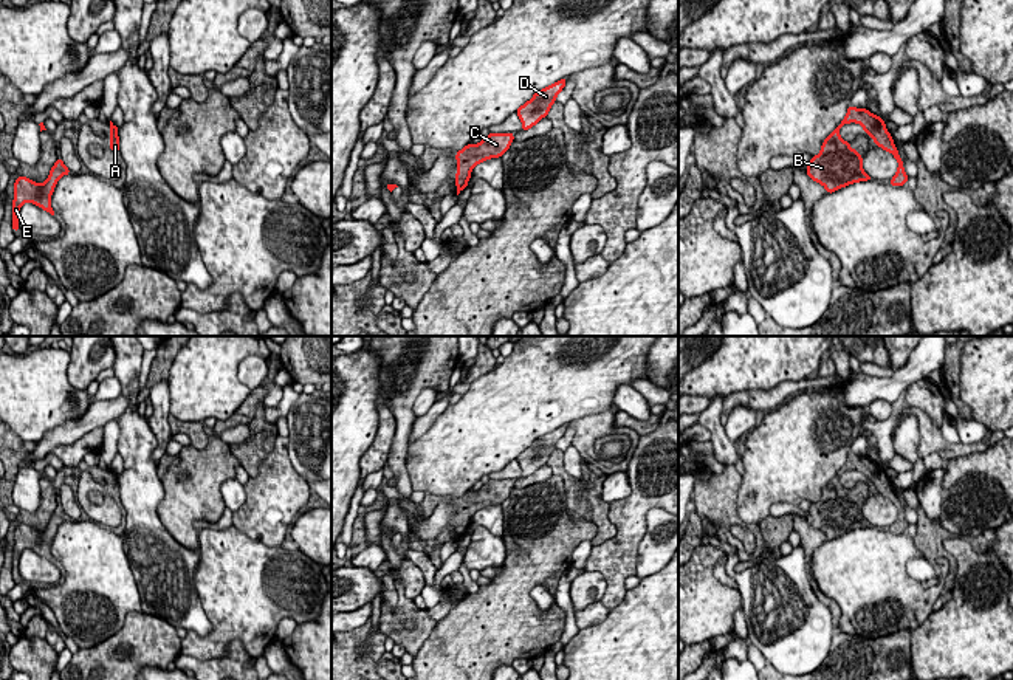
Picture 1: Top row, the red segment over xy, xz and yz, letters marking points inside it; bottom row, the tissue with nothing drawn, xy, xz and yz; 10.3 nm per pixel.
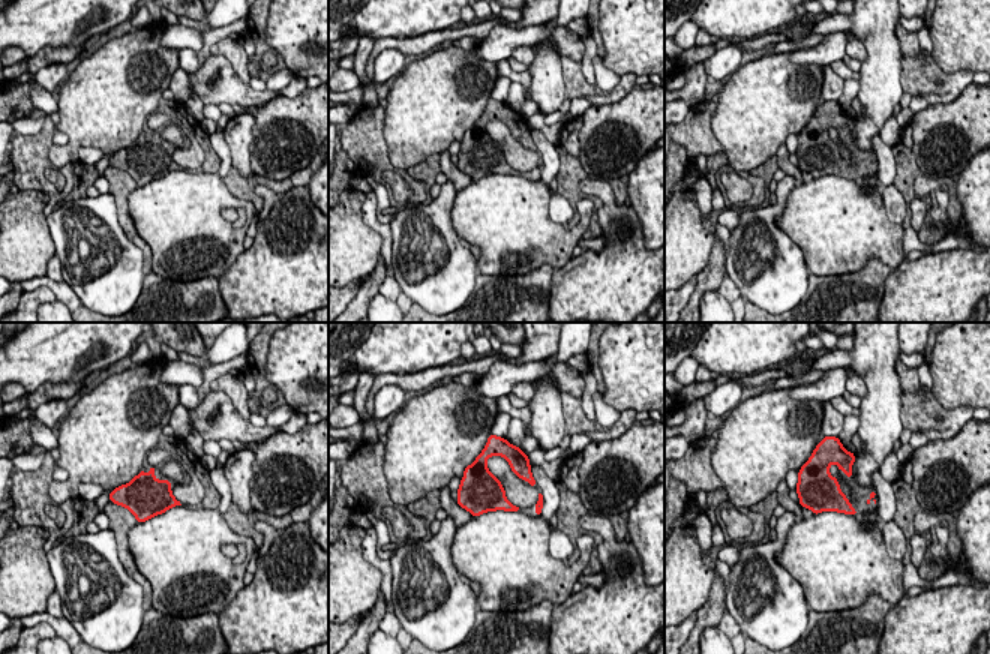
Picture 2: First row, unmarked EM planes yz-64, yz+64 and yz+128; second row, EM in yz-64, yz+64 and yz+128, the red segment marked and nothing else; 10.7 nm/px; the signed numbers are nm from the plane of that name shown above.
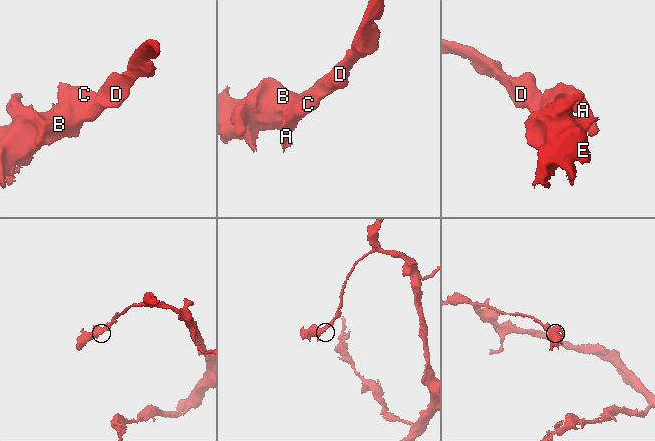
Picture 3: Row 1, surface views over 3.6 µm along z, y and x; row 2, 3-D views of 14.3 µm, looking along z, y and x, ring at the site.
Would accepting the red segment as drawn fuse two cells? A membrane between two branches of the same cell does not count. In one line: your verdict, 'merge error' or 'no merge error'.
no merge error

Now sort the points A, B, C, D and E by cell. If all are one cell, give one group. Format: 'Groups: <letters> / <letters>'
Groups: A B C D E

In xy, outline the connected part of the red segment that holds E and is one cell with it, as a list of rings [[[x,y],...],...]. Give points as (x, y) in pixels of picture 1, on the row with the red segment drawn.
[[[57,158],[50,170],[48,178],[39,184],[26,177],[17,177],[14,183],[12,200],[12,229],[19,229],[19,214],[23,203],[33,203],[48,214],[54,215],[51,208],[51,195],[60,177],[70,175],[70,169],[64,164],[62,158]]]

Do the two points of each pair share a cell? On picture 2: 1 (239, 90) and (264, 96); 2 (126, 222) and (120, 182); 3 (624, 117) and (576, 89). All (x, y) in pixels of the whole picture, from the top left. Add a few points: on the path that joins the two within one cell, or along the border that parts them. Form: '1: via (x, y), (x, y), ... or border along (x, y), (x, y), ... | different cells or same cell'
1: via (245, 95), (258, 96) | same cell
2: via (123, 212), (120, 192) | same cell
3: border along (633, 86), (617, 101), (590, 105) | different cells

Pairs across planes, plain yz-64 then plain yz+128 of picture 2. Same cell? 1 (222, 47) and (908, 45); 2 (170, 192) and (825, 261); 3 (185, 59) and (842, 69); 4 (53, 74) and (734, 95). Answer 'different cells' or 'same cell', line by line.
1: same cell
2: same cell
3: different cells
4: different cells

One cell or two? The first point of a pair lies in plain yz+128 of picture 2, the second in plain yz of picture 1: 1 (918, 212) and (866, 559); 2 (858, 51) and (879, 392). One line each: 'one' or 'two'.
1: one
2: two

